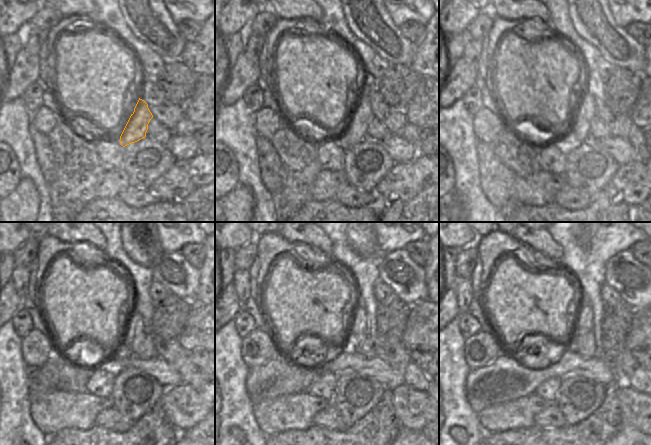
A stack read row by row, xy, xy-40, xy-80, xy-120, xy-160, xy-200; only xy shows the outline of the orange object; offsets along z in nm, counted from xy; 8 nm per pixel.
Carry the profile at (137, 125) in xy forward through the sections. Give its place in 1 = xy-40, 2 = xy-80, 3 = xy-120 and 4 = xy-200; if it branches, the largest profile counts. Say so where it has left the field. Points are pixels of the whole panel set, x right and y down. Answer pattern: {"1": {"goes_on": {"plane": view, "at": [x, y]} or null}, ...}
{"1": {"goes_on": {"plane": "xy-40", "at": [357, 127]}}, "2": {"goes_on": {"plane": "xy-80", "at": [586, 110]}}, "3": {"goes_on": {"plane": "xy-120", "at": [134, 329]}}, "4": {"goes_on": {"plane": "xy-200", "at": [583, 323]}}}

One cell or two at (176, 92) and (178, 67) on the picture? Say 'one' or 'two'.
one

